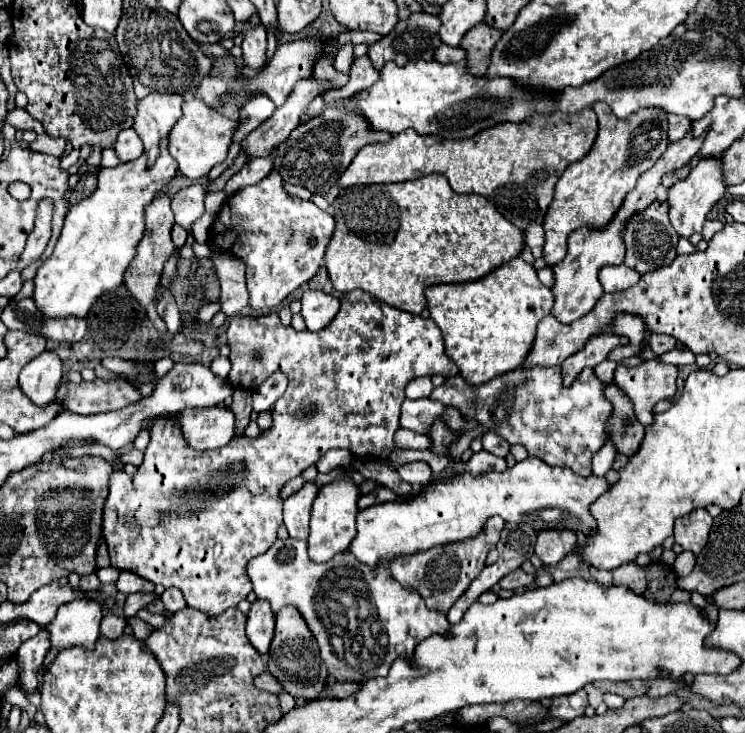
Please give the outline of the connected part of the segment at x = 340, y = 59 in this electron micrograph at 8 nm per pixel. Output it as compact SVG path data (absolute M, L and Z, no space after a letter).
M347 43L340 48L333 63L336 70L342 73L349 73L353 60L353 48L354 45L352 43Z

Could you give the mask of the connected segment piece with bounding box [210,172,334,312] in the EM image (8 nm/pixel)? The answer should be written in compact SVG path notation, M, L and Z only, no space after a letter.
M270 172L260 184L230 196L210 228L212 244L246 264L250 306L264 312L278 306L288 294L318 272L332 234L334 218L310 200L286 194L280 174L276 172Z

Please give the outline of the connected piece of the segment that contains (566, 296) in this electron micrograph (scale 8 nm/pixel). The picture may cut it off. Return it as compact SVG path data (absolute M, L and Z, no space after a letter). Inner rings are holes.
M688 132L688 136L684 140L672 142L668 146L668 152L664 152L664 156L638 178L638 184L634 186L634 190L630 190L622 202L622 206L618 208L618 212L614 214L614 218L604 226L604 228L578 228L576 232L572 232L572 236L568 236L568 254L562 262L558 262L554 266L554 306L552 306L552 314L562 322L562 324L570 324L574 320L578 320L580 316L588 314L596 302L600 300L600 296L604 294L602 284L598 280L598 272L604 266L610 264L622 264L624 262L624 254L626 254L626 246L622 240L622 230L628 224L628 220L642 212L644 208L648 208L654 200L658 200L656 196L656 188L662 186L662 176L668 172L678 170L680 166L692 162L692 158L696 156L696 152L700 150L702 140L696 140L692 136L692 132Z

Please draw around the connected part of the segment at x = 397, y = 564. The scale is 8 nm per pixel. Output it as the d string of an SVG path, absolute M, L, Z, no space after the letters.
M492 516L490 520L486 520L482 532L474 538L444 544L444 546L436 546L436 548L430 548L426 552L396 556L390 564L392 576L400 584L416 588L430 608L446 612L466 592L470 582L482 572L488 552L496 546L496 540L500 538L502 526L504 526L504 520L500 520L500 516Z

